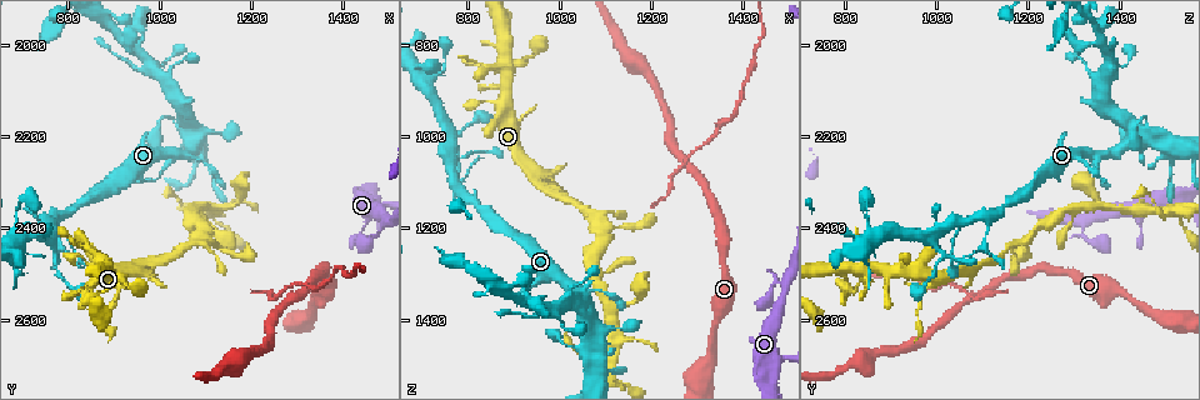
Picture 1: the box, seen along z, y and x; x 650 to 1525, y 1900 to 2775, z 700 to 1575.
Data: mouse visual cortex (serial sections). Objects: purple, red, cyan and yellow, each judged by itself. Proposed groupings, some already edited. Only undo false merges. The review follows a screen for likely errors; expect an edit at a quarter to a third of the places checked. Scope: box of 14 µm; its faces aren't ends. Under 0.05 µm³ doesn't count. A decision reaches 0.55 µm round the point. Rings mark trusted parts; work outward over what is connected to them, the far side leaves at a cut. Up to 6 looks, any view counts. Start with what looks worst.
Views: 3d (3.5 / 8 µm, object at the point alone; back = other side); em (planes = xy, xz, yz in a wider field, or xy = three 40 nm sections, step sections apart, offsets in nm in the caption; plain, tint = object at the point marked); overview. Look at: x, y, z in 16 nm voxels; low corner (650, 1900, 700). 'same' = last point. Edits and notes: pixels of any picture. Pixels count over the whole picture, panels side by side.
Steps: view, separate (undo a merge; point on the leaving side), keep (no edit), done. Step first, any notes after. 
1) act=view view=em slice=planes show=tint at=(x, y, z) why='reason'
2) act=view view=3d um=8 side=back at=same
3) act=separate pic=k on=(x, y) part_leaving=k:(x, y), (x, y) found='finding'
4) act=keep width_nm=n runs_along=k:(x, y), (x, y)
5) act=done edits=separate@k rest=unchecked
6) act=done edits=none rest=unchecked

act=view view=3d um=3.5 at=(1290, 2555, 1070) why='abrupt turn'

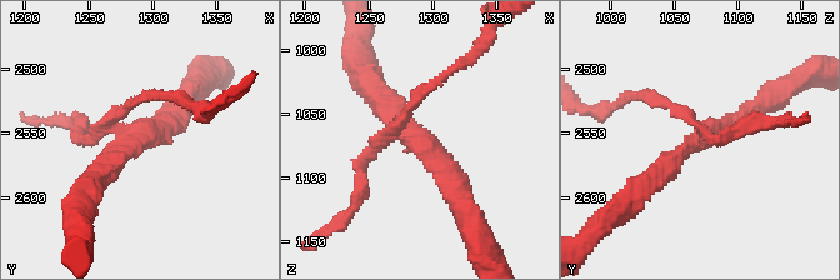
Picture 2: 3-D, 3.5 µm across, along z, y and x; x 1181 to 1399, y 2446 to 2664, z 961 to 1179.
act=view view=em slice=xy step=3 show=tint at=(1290, 2552, 1072)

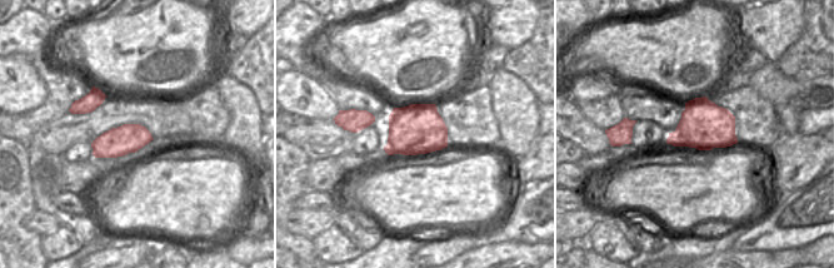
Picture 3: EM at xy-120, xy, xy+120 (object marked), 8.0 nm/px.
act=separate pic=2 on=(80, 128) found='two cells meet here'

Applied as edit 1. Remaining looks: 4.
act=view view=overview why='redraw'

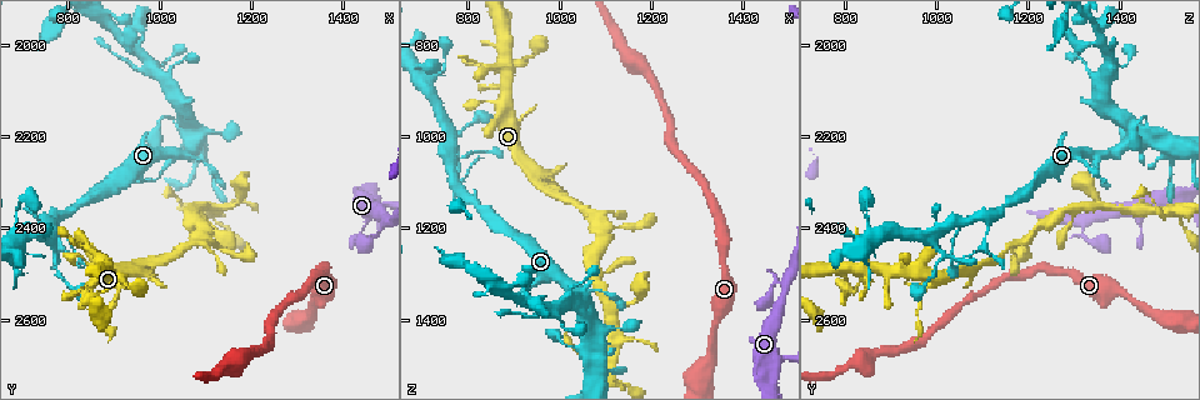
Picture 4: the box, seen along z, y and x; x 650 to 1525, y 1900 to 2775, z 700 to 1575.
act=view view=3d um=8 at=(1475, 2410, 1315) why='sharp bend'

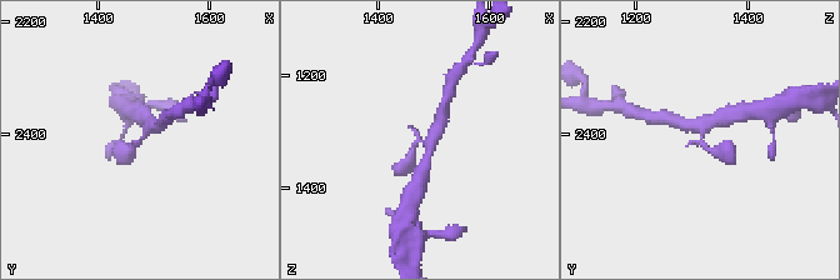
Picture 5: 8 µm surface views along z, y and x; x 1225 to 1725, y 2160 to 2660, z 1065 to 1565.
act=view view=em slice=xy step=3 show=tint at=(1480, 2410, 1320)

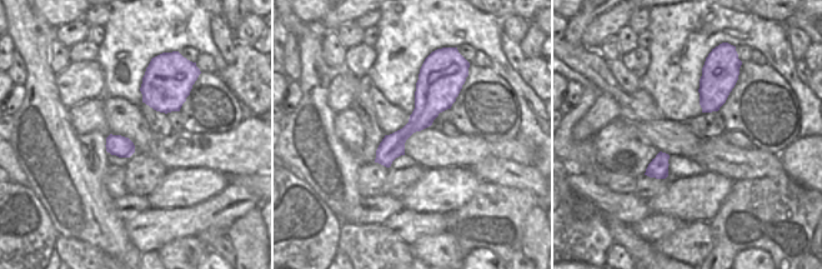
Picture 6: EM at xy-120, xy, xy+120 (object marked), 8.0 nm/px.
act=keep runs_along=5:(148, 119), (148, 131), (125, 154) found='continuous, no second cell'

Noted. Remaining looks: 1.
act=done edits=separate@2 rest=unchecked

